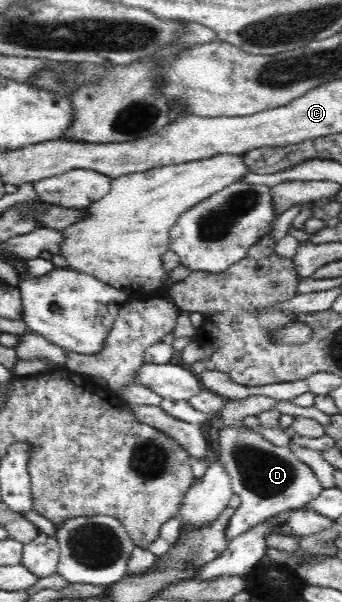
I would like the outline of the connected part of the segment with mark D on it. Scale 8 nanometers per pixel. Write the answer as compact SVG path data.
M222 427L218 453L218 461L232 479L233 494L241 499L240 507L228 522L228 541L240 537L284 510L308 507L325 490L314 470L300 461L289 447L272 444L255 430Z

